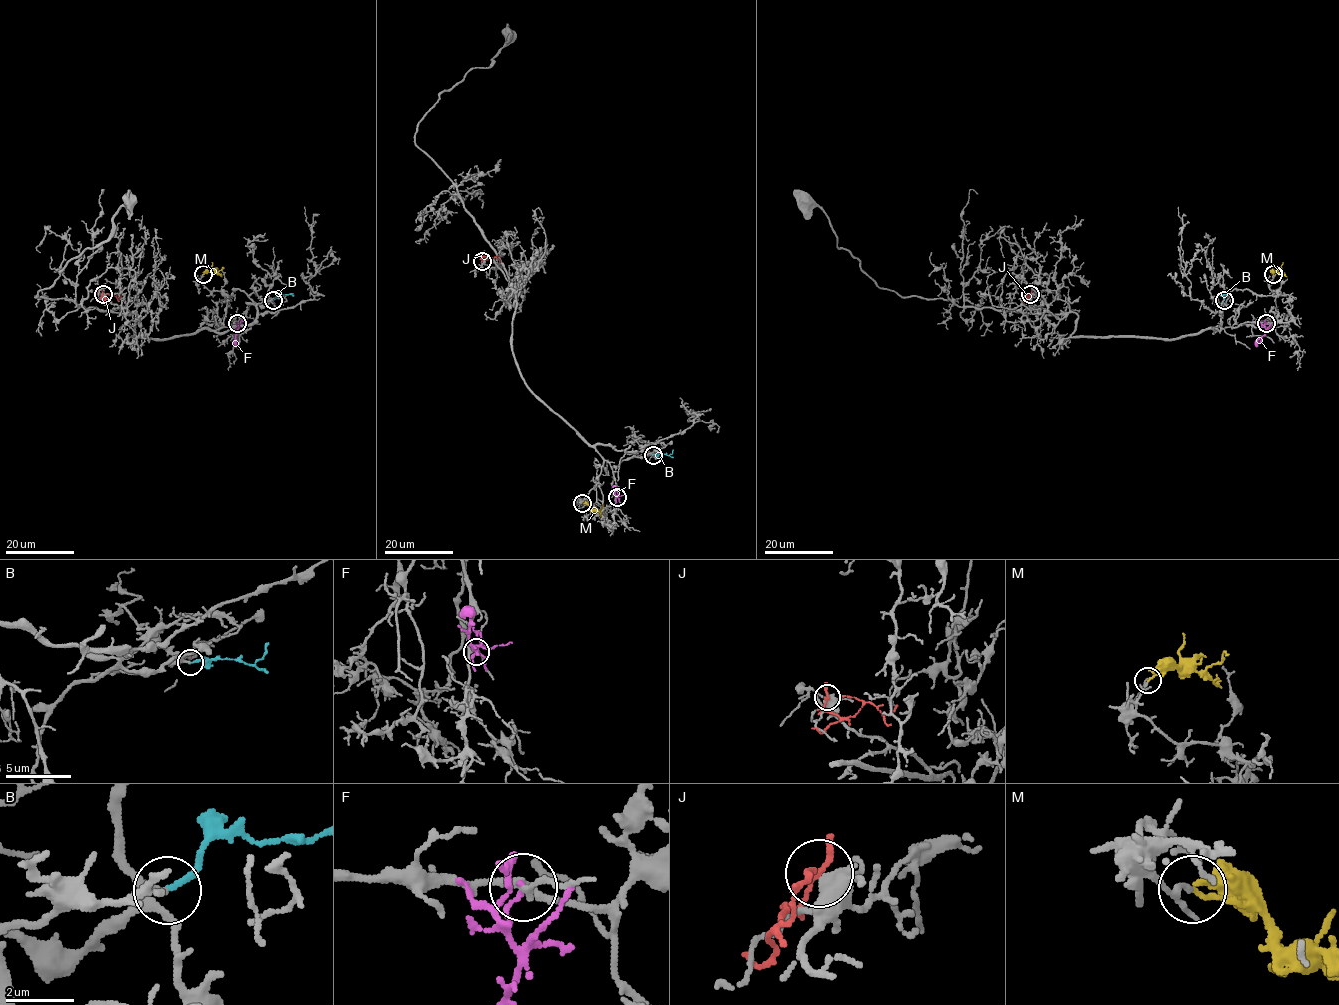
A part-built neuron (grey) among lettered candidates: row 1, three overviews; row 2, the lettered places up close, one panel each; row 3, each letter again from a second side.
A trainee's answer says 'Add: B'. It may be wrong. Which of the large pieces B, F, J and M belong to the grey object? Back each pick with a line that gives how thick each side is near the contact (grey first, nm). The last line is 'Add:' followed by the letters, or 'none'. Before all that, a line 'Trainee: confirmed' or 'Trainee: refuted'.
Trainee: confirmed
B: Thickness 160 nm (grey) against 170 nm
Add: B

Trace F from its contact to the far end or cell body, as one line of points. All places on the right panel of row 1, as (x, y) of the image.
F: (1266, 323), (1266, 331), (1256, 346)

